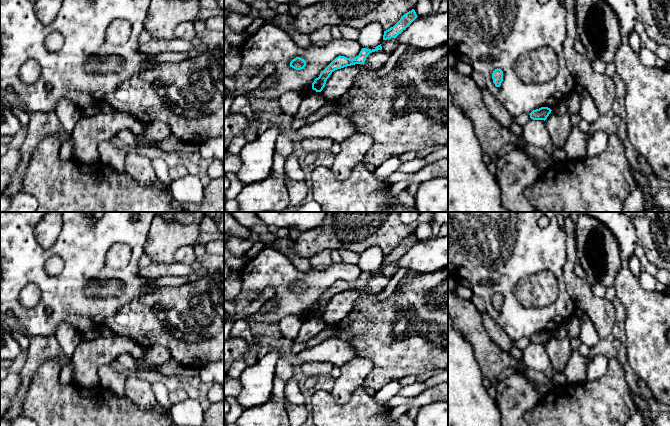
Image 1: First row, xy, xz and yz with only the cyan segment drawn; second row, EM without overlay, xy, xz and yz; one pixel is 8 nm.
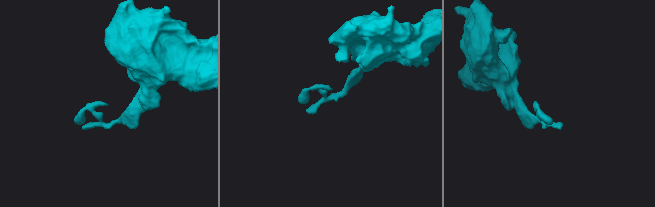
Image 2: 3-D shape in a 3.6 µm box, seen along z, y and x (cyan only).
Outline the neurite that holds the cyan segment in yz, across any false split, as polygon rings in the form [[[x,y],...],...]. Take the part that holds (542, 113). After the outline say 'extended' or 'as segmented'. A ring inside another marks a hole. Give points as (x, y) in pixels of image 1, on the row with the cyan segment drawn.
[[[541,107],[539,109],[533,110],[529,115],[533,120],[546,120],[549,114],[551,113],[551,109],[548,107]]]; as segmented

